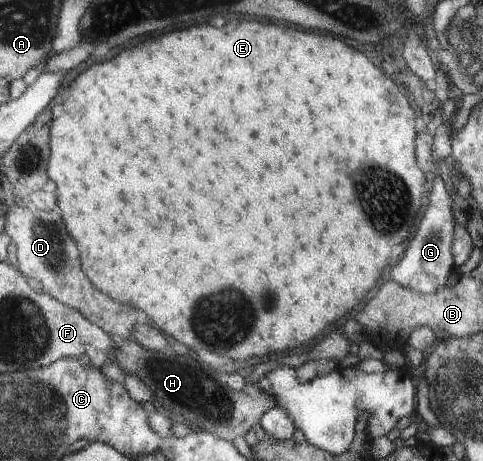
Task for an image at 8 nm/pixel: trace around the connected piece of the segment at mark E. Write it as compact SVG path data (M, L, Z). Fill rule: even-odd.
M254 19L238 21L238 23L226 23L222 27L212 27L212 25L206 25L206 23L204 25L194 25L194 27L184 27L184 29L176 29L176 31L152 37L150 41L144 39L144 41L128 47L128 49L124 49L124 47L121 47L121 49L122 51L119 50L114 57L110 57L107 61L90 65L90 67L84 69L66 87L66 99L60 102L62 113L50 120L48 133L50 155L48 155L46 173L56 185L56 207L60 211L60 217L62 217L62 223L64 223L68 235L74 239L74 243L78 247L78 261L80 261L80 267L88 281L110 299L144 311L150 319L151 325L158 331L162 331L164 335L174 337L176 341L183 343L190 349L210 351L210 353L228 357L234 363L249 357L263 357L267 353L276 353L276 351L290 351L290 349L294 349L299 345L306 345L312 339L318 339L327 325L346 315L348 311L354 309L356 305L360 305L369 296L385 275L382 269L386 267L388 255L394 261L400 259L400 255L404 253L404 249L408 244L406 235L412 227L412 221L414 221L415 226L420 214L418 209L420 209L420 200L425 196L425 183L422 171L418 169L414 159L414 138L416 137L418 124L415 121L414 111L408 104L405 92L400 91L392 83L392 80L388 79L378 67L374 67L360 51L348 47L340 39L334 39L330 35L320 35L320 33L306 33L306 31L298 31L298 29L292 29L292 27L280 27L280 25L274 25L274 23L260 23L260 21L254 21ZM208 267L222 267L222 269L218 269L218 271L210 269L210 271L214 271L214 275L210 275L208 281L202 281L202 269L206 271Z

